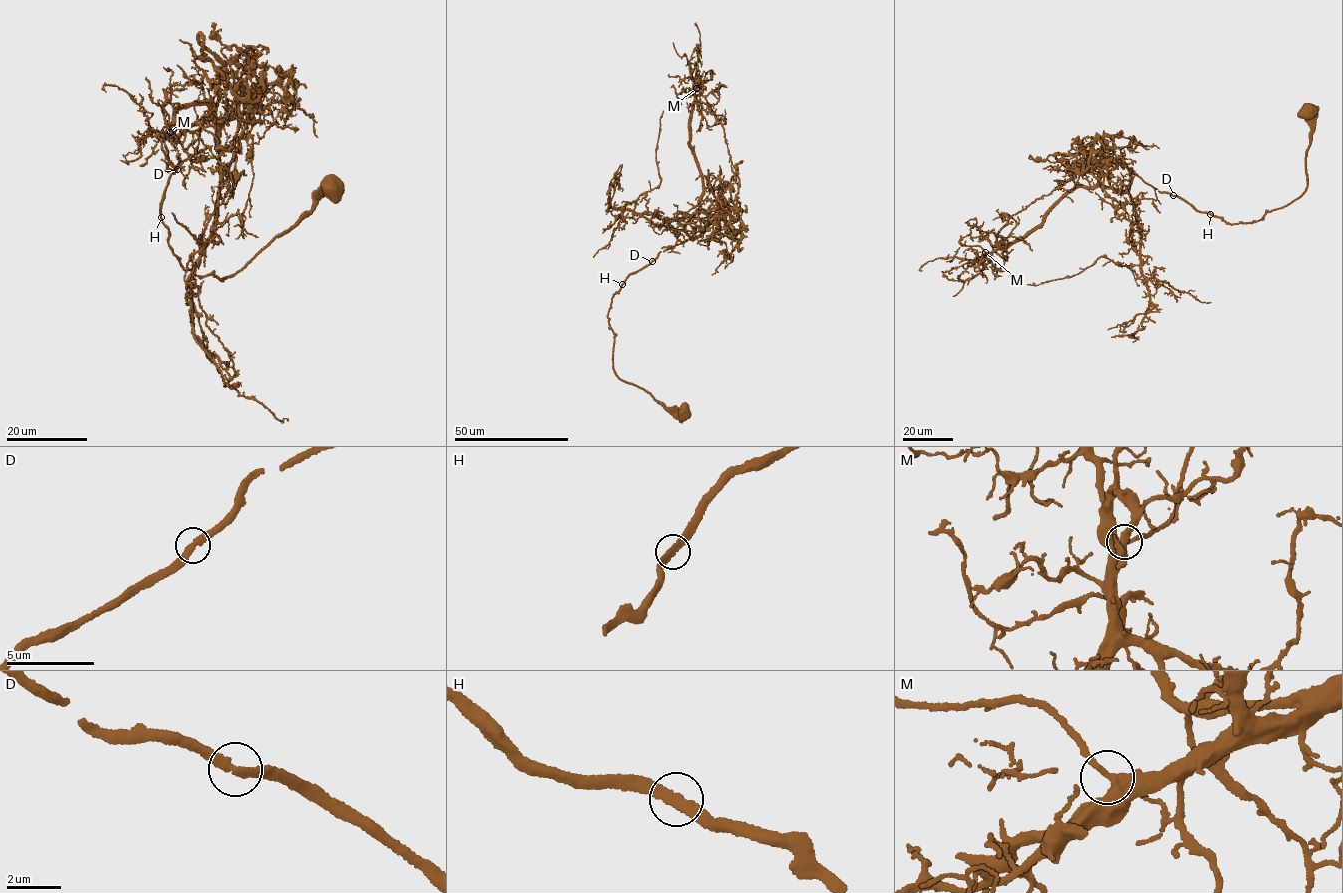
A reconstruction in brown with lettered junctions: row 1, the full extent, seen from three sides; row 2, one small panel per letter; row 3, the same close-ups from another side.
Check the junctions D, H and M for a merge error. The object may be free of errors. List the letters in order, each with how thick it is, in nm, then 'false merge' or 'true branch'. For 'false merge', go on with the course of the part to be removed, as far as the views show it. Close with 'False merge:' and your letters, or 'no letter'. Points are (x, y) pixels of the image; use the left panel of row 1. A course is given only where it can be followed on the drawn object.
D: calibre 300 nm; true branch
H: calibre 260 nm; true branch
M: calibre 400 nm; true branch
False merge: no letter

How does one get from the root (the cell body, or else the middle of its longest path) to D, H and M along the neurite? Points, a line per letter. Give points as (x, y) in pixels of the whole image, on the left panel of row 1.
D: (332, 192), (320, 195), (298, 224), (222, 280), (182, 268), (167, 242), (159, 212), (176, 169)
H: (332, 192), (320, 195), (298, 224), (223, 280), (182, 268), (161, 218)
M: (332, 192), (246, 266), (200, 276), (159, 212), (180, 153), (220, 122), (193, 101), (170, 132)

